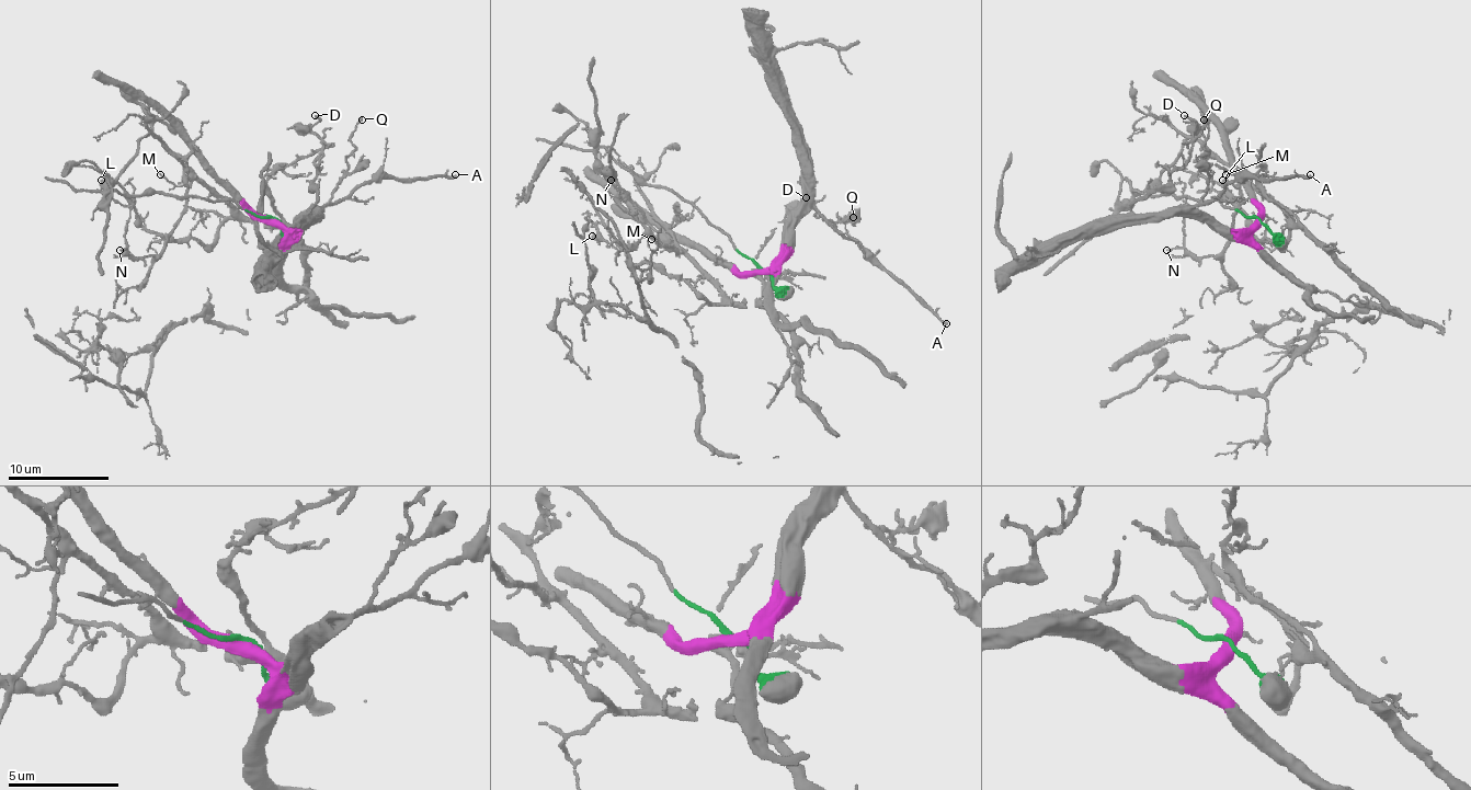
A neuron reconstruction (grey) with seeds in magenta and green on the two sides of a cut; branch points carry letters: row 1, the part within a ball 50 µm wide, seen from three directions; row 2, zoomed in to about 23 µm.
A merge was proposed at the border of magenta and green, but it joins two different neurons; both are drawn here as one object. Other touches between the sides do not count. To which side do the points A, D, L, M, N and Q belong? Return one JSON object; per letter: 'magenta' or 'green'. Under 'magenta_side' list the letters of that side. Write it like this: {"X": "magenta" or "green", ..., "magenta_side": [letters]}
{"A": "magenta", "D": "magenta", "L": "green", "M": "green", "N": "green", "Q": "magenta", "magenta_side": ["A", "D", "Q"]}

